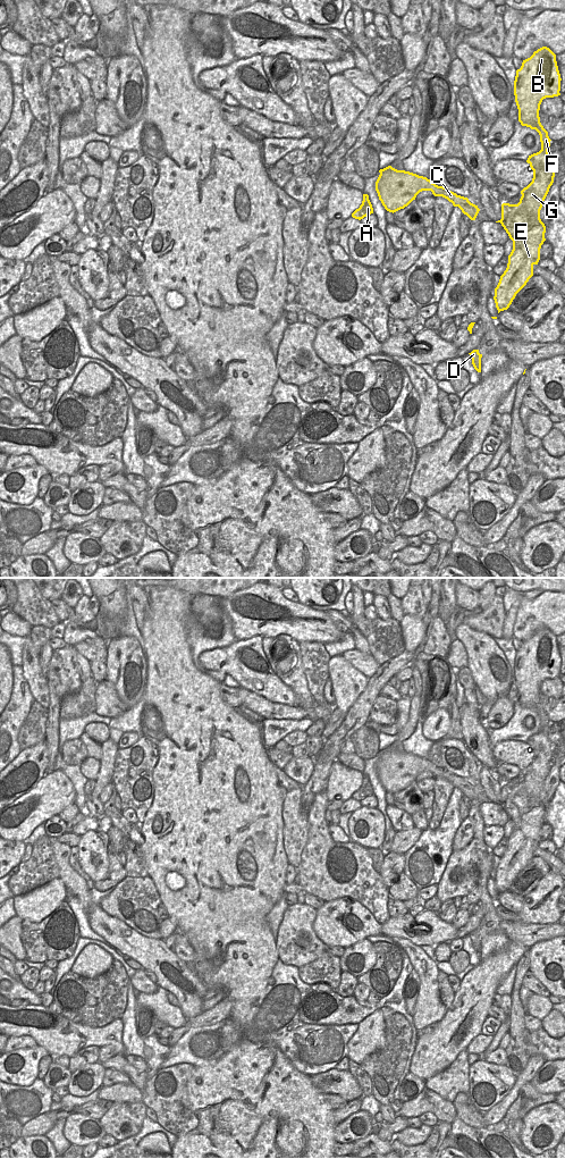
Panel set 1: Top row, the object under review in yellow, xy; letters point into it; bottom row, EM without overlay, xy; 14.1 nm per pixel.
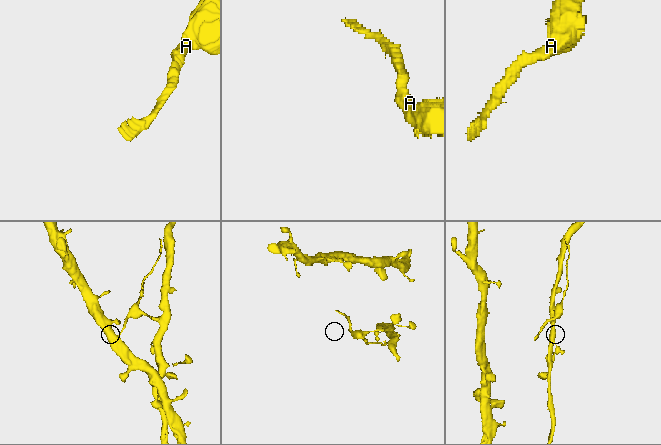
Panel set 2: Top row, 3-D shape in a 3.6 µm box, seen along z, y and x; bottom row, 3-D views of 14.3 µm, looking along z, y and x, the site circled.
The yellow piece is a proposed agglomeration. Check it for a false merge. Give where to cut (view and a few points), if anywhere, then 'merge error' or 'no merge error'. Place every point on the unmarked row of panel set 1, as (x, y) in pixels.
xy (470, 783), (461, 790) | merge error

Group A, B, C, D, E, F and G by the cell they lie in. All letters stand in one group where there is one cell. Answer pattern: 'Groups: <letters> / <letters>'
Groups: A C / B D E F G

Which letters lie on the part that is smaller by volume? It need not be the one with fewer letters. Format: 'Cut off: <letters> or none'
Cut off: A, C

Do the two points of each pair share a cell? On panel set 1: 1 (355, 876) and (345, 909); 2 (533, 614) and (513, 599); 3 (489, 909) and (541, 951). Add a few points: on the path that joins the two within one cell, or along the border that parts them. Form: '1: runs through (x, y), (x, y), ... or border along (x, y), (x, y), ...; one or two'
1: border along (326, 901), (351, 897), (370, 912); two
2: border along (522, 594), (513, 630); two
3: border along (553, 938), (537, 941), (531, 947); two

